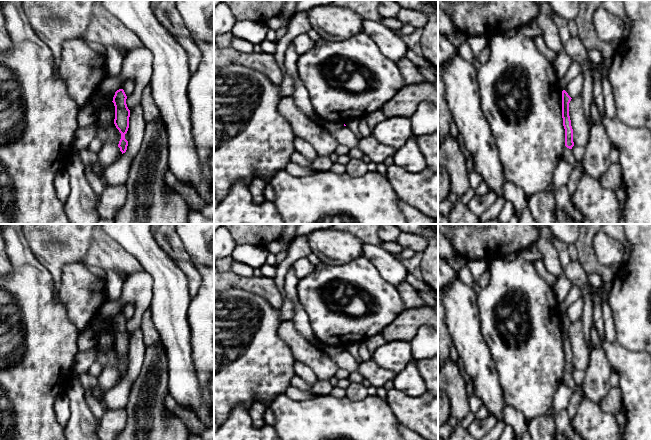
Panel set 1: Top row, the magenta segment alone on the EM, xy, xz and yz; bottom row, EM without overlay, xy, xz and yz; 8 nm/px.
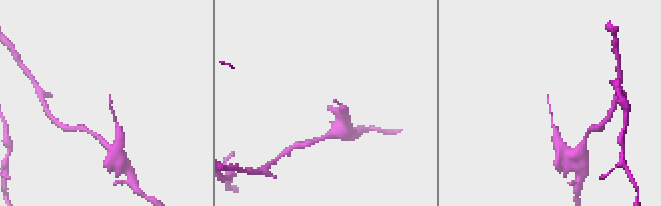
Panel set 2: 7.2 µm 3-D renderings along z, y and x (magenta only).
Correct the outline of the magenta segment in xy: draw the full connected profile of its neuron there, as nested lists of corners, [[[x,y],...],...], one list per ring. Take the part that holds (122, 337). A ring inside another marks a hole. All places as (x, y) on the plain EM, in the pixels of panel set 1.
[[[119,313],[115,316],[112,325],[115,330],[114,348],[121,357],[121,363],[119,365],[118,371],[120,372],[122,378],[126,376],[128,370],[128,365],[125,363],[125,358],[129,352],[130,334],[127,331],[126,323],[127,320],[124,314]]]

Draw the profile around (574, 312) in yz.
[[[580,297],[567,308],[565,315],[568,317],[568,319],[571,322],[575,322],[582,317],[583,306],[584,306],[584,301],[583,298]]]

